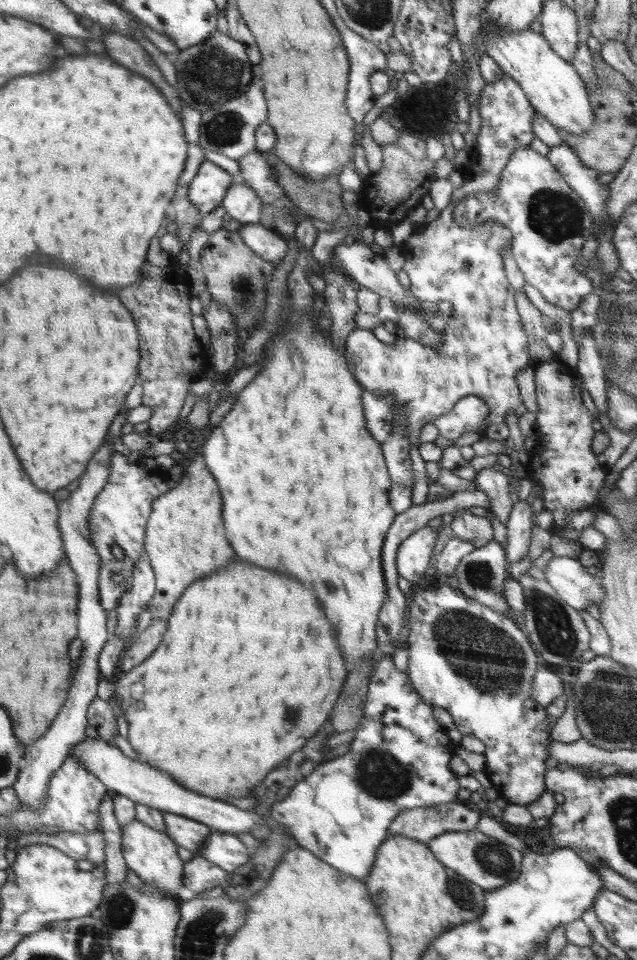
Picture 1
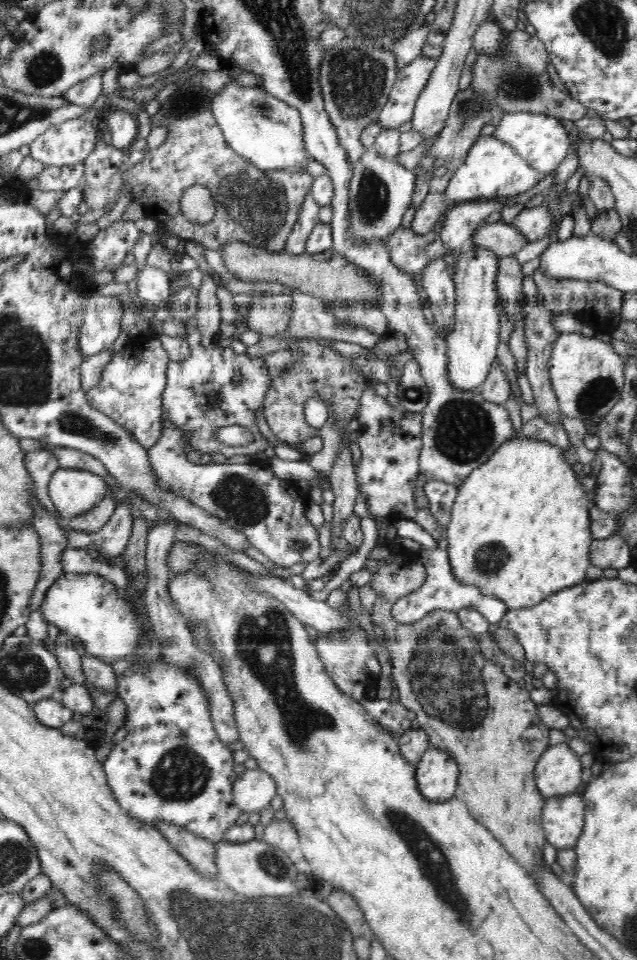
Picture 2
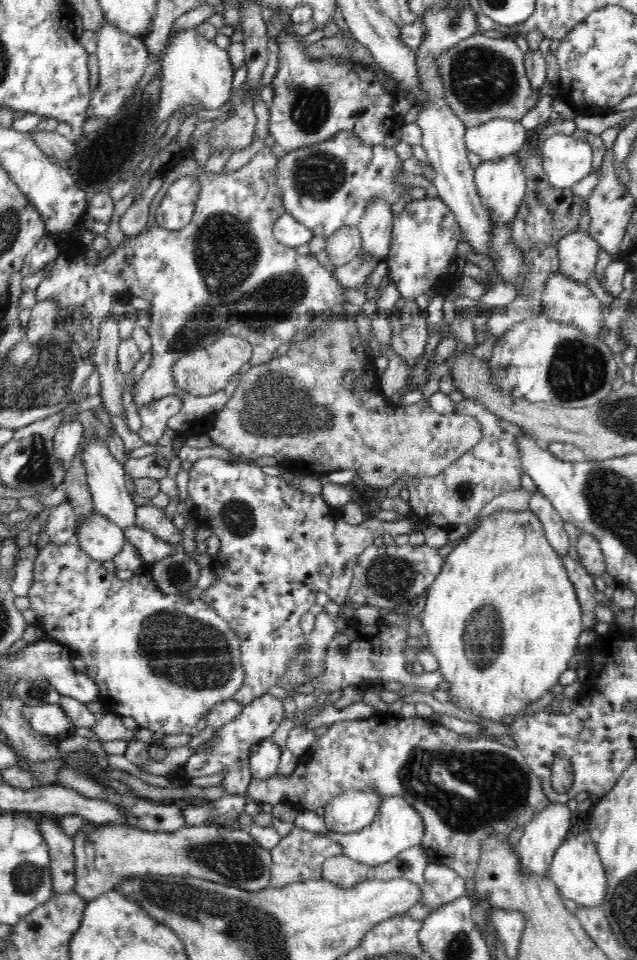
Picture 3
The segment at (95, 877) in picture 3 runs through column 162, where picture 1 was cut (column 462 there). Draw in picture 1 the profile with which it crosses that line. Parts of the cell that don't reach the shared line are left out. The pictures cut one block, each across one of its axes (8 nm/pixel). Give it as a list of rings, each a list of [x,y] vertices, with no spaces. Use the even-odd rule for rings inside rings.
[[[479,830],[445,832],[429,840],[427,845],[438,862],[452,868],[459,875],[466,877],[485,891],[500,888],[516,880],[521,871],[523,852],[502,843],[498,839],[489,837]]]

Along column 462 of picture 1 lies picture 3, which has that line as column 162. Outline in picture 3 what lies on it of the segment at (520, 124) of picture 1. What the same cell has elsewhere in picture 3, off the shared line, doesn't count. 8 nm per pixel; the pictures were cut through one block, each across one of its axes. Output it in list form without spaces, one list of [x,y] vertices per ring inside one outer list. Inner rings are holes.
[[[265,147],[244,168],[236,172],[227,172],[223,169],[218,174],[207,174],[204,165],[194,164],[196,166],[194,176],[200,182],[202,194],[198,196],[192,221],[180,232],[170,232],[160,227],[155,220],[160,202],[172,184],[178,180],[174,172],[164,174],[162,186],[149,206],[149,222],[145,229],[137,235],[127,236],[123,243],[105,258],[105,261],[94,266],[86,263],[83,253],[68,255],[62,251],[54,260],[53,272],[49,278],[42,280],[36,290],[36,300],[55,299],[60,307],[60,313],[64,313],[64,318],[60,318],[57,324],[64,325],[64,322],[76,322],[79,318],[85,317],[90,320],[94,331],[102,326],[107,312],[111,311],[112,296],[115,293],[129,291],[134,297],[144,298],[150,304],[148,308],[150,326],[147,328],[147,333],[151,338],[151,362],[141,378],[134,382],[132,398],[138,412],[142,407],[158,399],[168,398],[170,395],[180,398],[182,400],[180,412],[168,420],[168,428],[175,431],[176,435],[185,437],[196,434],[207,435],[213,422],[216,421],[217,413],[234,394],[243,371],[252,366],[266,364],[274,358],[272,354],[282,344],[292,342],[296,332],[308,330],[310,322],[318,314],[341,311],[342,305],[347,302],[343,288],[333,277],[332,271],[322,266],[316,256],[299,254],[296,248],[283,246],[274,238],[274,224],[282,214],[286,214],[284,201],[280,198],[280,191],[275,183],[278,162],[278,156],[272,152],[272,148]],[[250,317],[254,318],[250,324],[252,328],[246,330],[248,332],[252,330],[252,336],[246,338],[248,344],[252,345],[252,358],[244,366],[243,371],[230,378],[223,390],[208,394],[206,398],[192,396],[180,390],[172,374],[172,366],[178,362],[178,358],[190,354],[199,347],[204,348],[216,342],[221,336],[234,335],[244,338],[242,330],[230,330],[227,329],[227,325],[229,322],[242,324],[243,319]]]

